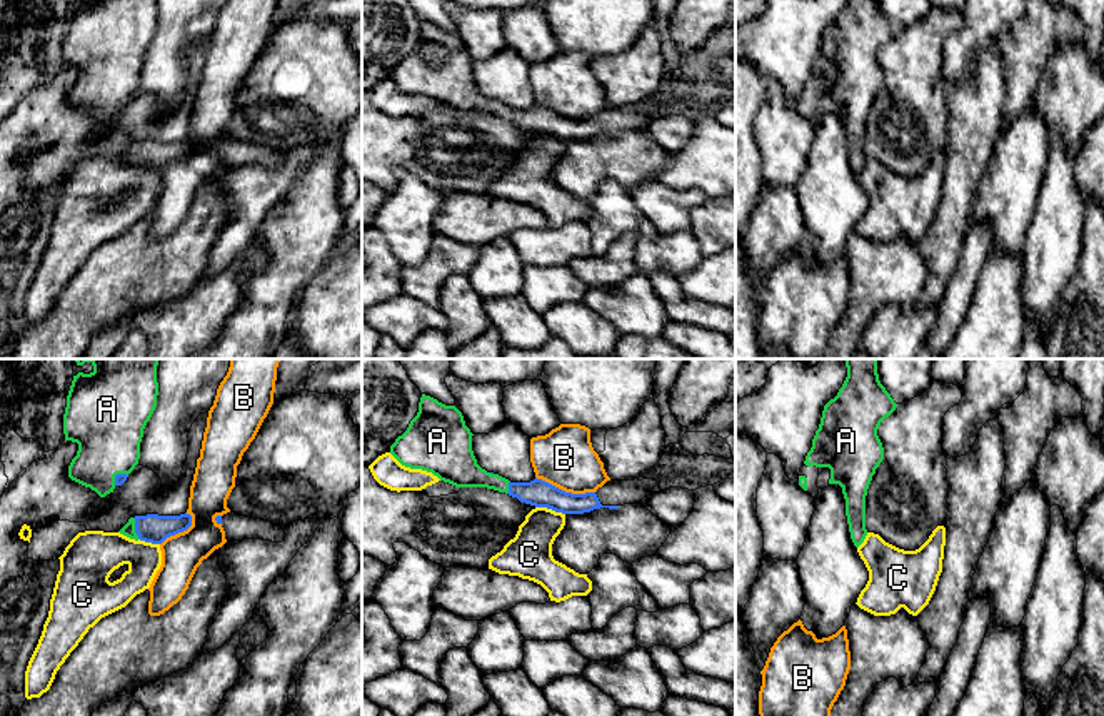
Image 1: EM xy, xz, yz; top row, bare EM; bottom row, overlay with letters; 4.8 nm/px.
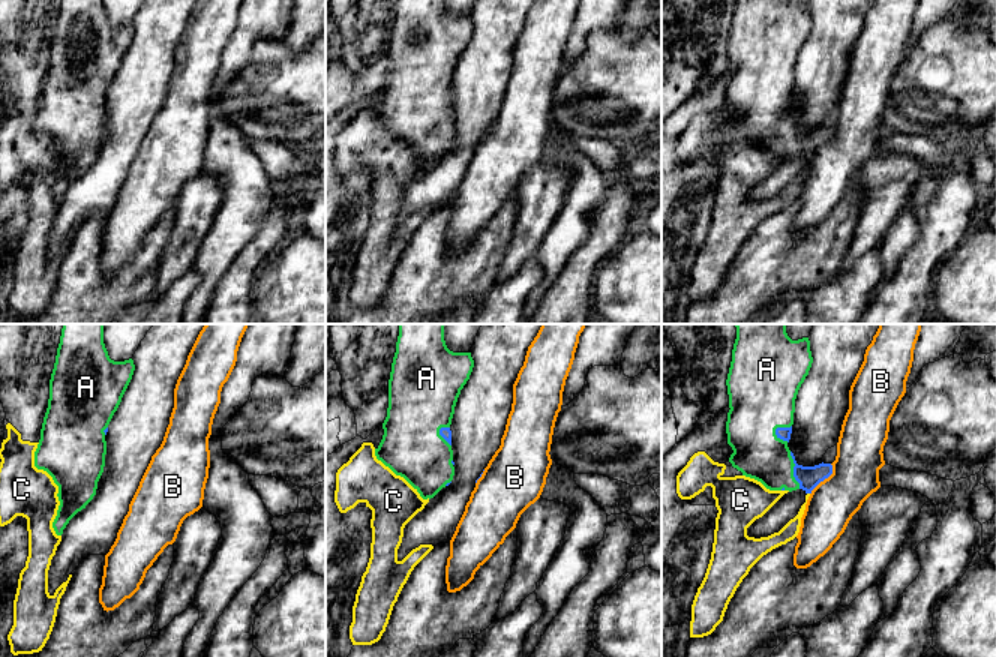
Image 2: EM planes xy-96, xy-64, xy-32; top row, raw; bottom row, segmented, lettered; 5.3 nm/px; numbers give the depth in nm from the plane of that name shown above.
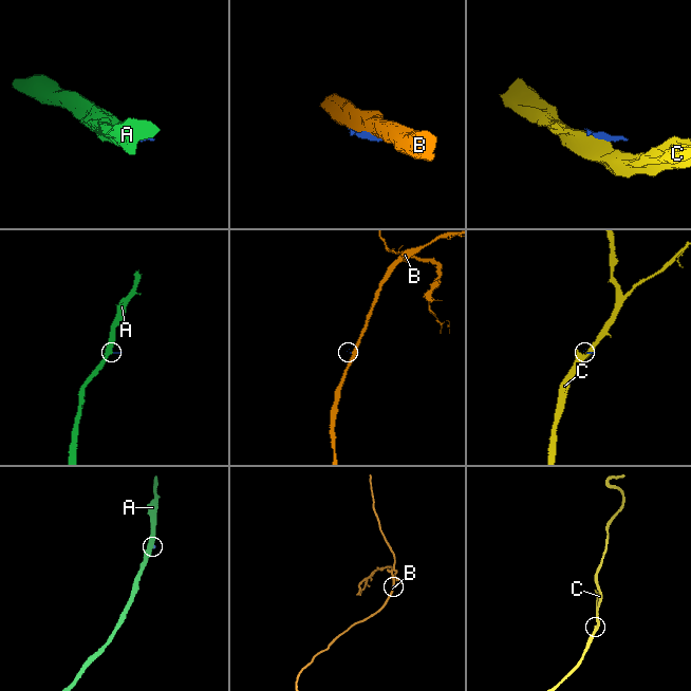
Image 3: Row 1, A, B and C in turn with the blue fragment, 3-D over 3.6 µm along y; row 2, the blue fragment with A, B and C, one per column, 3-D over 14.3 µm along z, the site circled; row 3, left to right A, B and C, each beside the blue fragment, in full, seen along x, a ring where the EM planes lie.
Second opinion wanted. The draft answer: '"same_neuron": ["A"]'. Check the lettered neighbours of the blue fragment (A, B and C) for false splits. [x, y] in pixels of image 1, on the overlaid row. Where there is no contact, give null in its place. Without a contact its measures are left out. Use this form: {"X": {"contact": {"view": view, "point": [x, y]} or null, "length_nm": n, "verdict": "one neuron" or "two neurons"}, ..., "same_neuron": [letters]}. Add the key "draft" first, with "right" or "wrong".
{"draft": "right", "A": {"contact": {"view": "xy", "point": [135, 528]}, "length_nm": 110, "verdict": "one neuron"}, "B": {"contact": {"view": "xz", "point": [564, 491]}, "length_nm": 300, "verdict": "two neurons"}, "C": {"contact": {"view": "xz", "point": [551, 508]}, "length_nm": 150, "verdict": "two neurons"}, "same_neuron": ["A"]}

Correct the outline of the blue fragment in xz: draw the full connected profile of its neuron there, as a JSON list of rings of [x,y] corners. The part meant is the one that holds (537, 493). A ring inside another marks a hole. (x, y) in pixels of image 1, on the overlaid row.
[[[422,394],[419,412],[407,431],[390,446],[390,454],[405,467],[432,472],[455,487],[487,487],[517,497],[520,502],[562,514],[584,514],[594,509],[617,509],[640,504],[655,479],[607,481],[595,492],[565,492],[542,479],[510,482],[477,464],[472,432],[455,406],[445,406]]]

